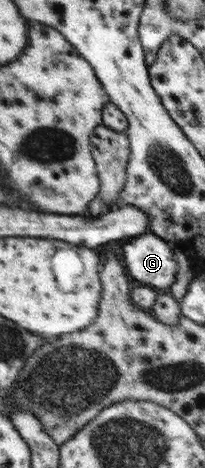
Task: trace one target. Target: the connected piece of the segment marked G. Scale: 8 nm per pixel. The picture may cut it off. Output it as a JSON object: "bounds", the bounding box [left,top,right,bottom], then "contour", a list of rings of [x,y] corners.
{"bounds":[123,231,177,291],"contour":[[[149,231],[131,237],[123,245],[123,259],[126,259],[128,272],[137,284],[157,291],[170,289],[175,284],[177,263],[167,242]]]}

